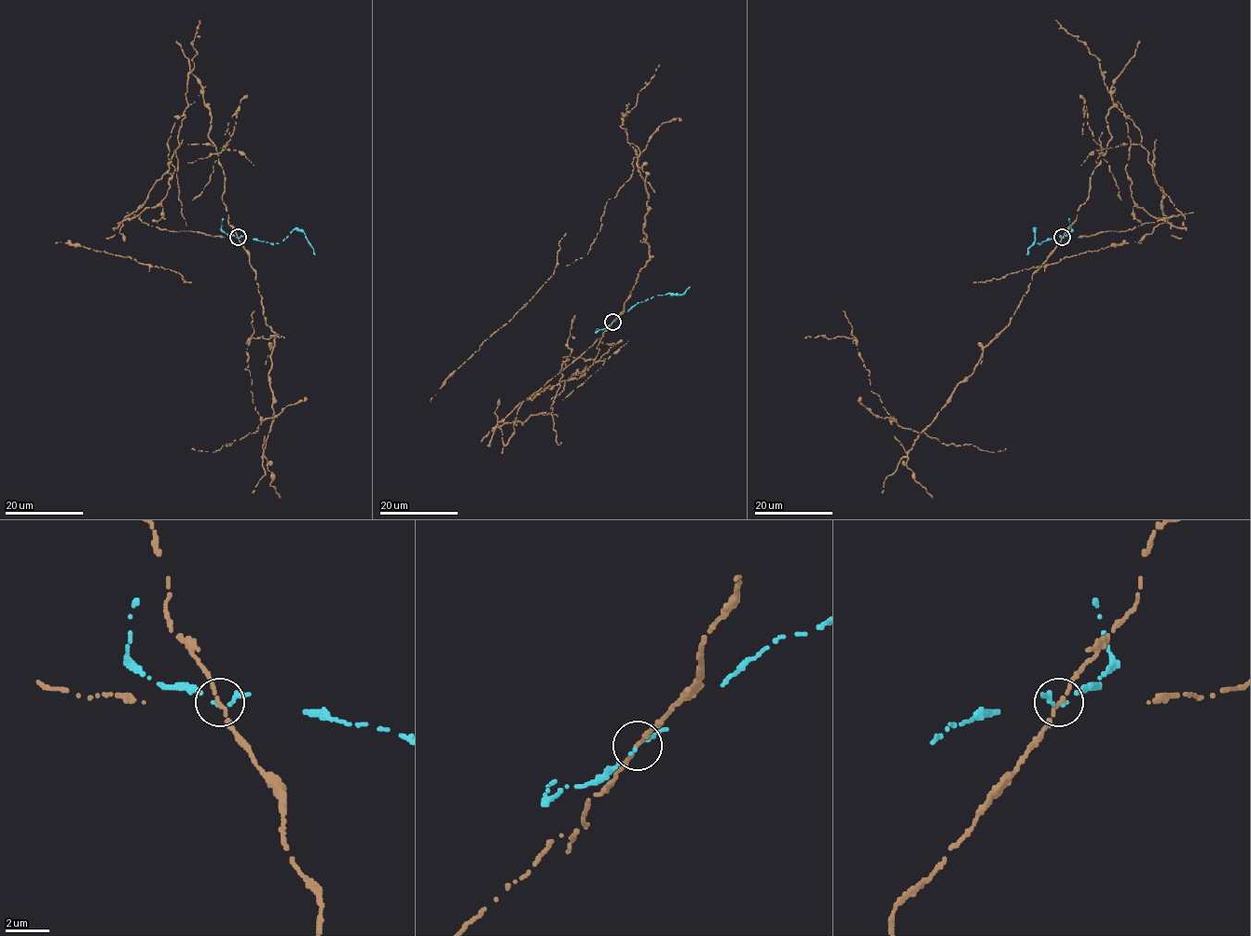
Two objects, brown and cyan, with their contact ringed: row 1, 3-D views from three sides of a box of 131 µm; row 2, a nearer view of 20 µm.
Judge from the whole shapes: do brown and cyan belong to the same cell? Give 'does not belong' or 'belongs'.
does not belong

